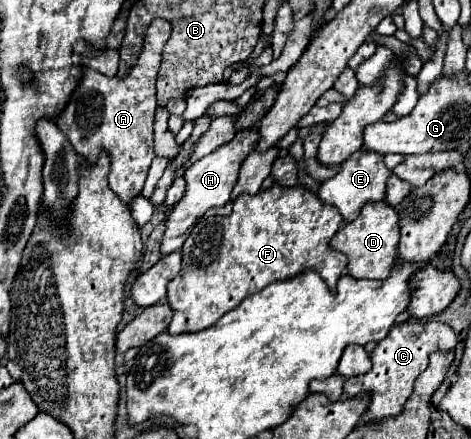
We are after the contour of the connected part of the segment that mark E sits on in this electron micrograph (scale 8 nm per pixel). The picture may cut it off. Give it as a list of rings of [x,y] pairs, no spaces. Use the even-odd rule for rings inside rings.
[[[357,151],[353,157],[349,157],[345,163],[341,163],[341,169],[335,177],[321,183],[319,199],[327,205],[337,207],[345,221],[353,221],[359,217],[359,211],[365,203],[385,199],[385,183],[391,175],[393,175],[393,171],[385,167],[383,155],[377,155],[375,151]]]

